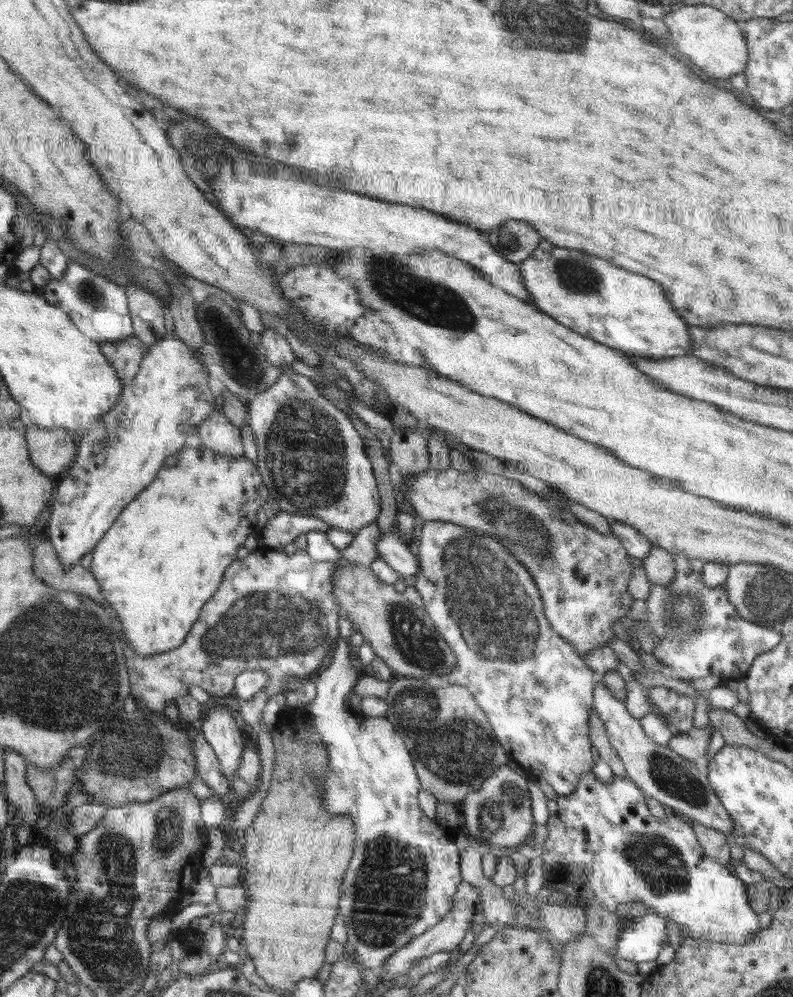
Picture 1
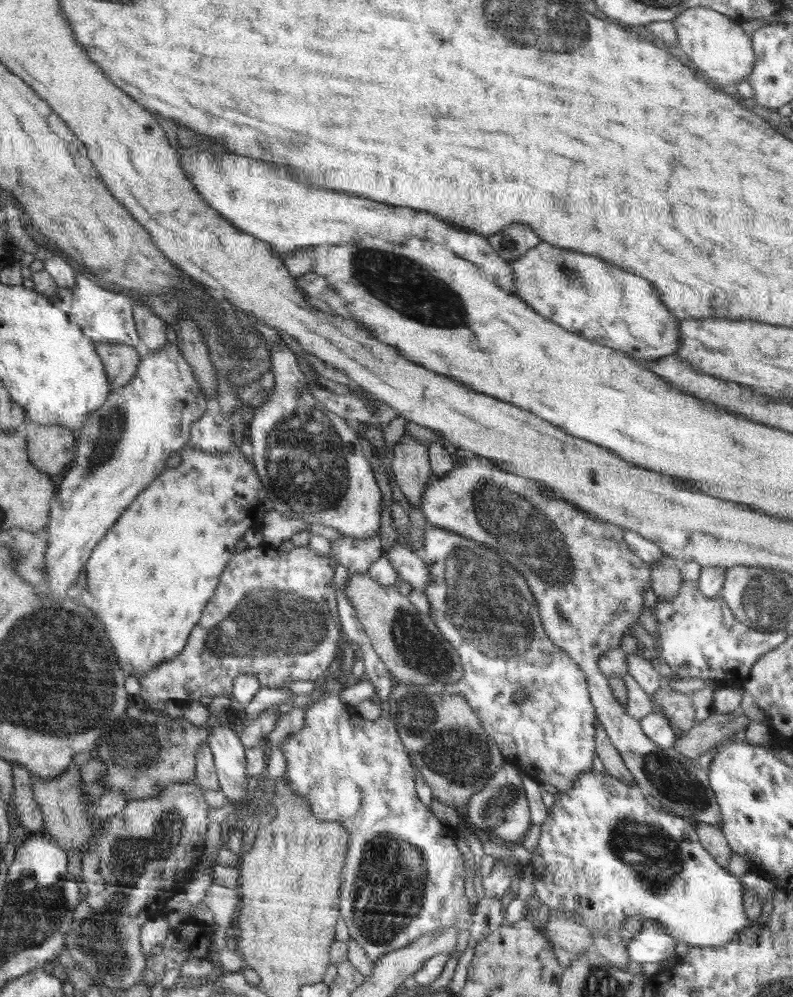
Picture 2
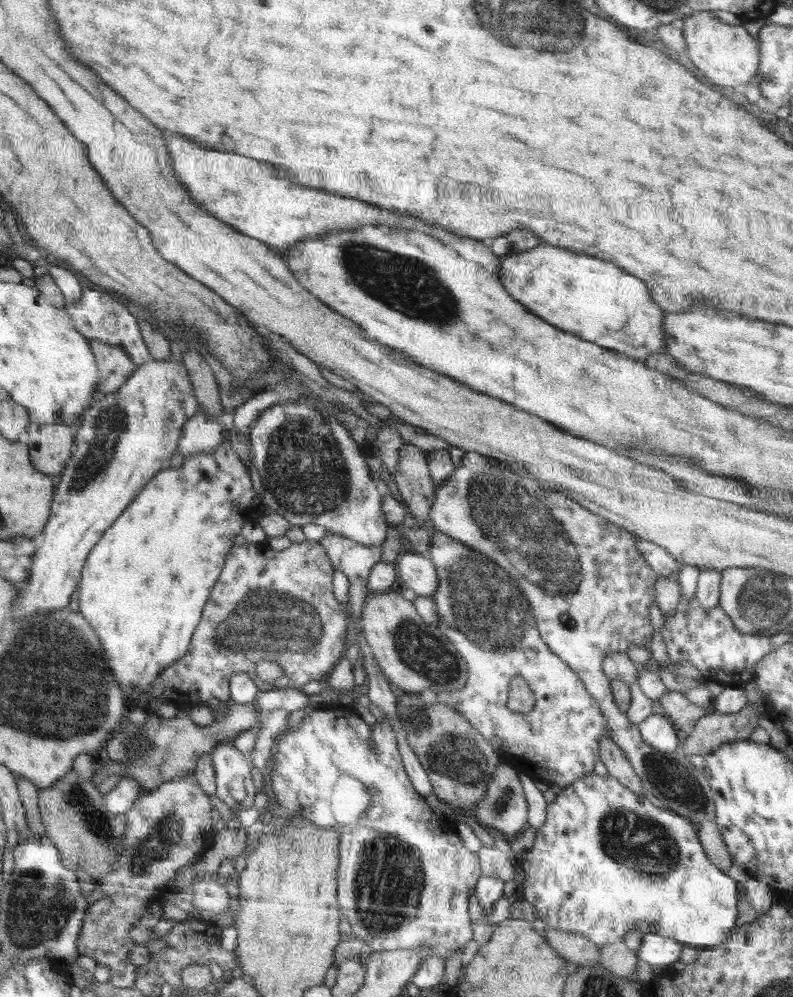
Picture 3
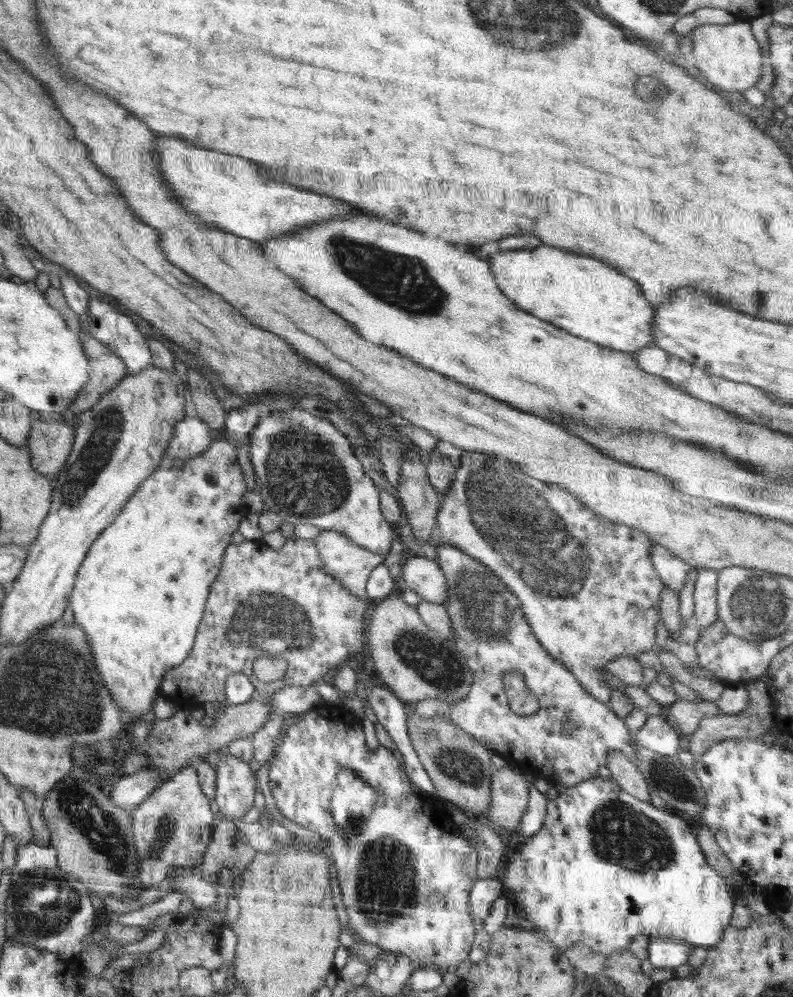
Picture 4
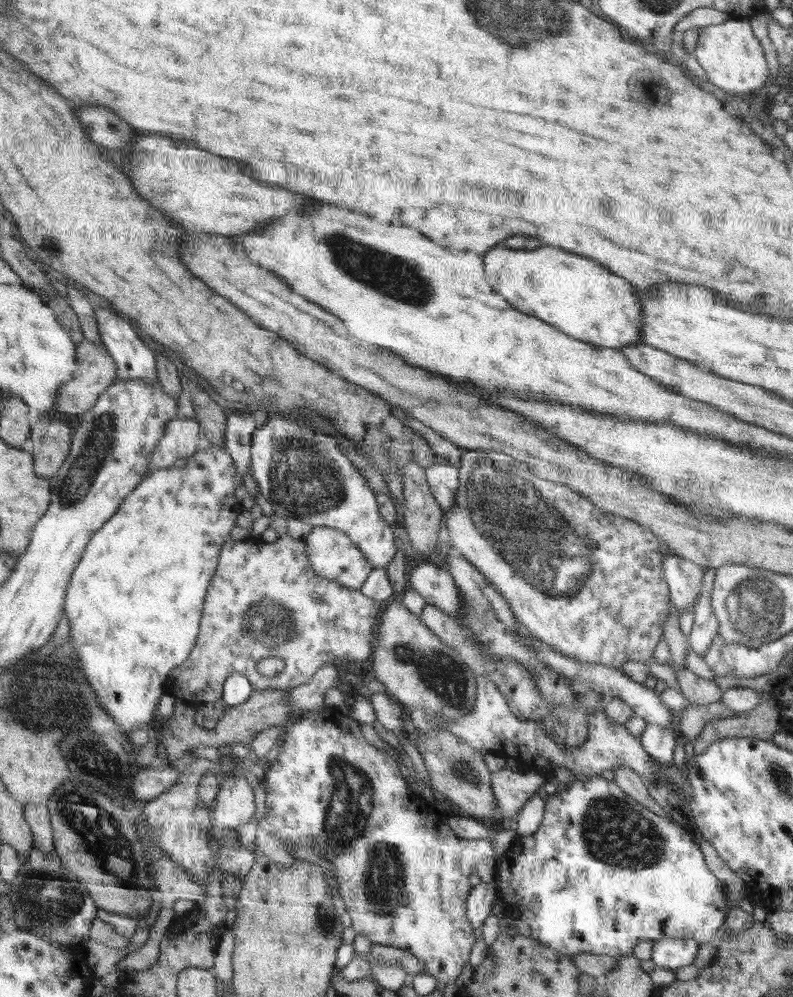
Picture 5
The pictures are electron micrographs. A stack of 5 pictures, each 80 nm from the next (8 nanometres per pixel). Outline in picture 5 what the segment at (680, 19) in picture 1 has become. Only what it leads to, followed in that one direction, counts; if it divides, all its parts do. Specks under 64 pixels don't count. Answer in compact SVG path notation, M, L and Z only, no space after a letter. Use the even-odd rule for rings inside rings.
M729 18L724 23L702 27L698 31L694 56L705 70L705 76L713 86L727 92L741 93L747 97L755 89L760 89L770 74L760 41L752 33L749 18Z

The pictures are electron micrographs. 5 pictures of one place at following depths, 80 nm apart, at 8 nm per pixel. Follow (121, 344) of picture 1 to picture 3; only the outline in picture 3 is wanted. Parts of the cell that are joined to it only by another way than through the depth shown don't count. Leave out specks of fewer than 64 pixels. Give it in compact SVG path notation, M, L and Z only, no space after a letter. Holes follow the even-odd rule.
M90 339L92 352L98 360L100 379L97 380L97 394L92 396L92 402L104 399L118 390L128 377L137 369L128 353L125 353L119 346L103 343Z

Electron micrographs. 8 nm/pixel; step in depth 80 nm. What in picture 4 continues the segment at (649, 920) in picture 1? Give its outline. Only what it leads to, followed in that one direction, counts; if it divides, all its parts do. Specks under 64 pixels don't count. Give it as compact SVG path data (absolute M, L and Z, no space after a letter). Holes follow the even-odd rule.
M650 938L648 962L653 968L677 967L686 964L694 946L675 939Z

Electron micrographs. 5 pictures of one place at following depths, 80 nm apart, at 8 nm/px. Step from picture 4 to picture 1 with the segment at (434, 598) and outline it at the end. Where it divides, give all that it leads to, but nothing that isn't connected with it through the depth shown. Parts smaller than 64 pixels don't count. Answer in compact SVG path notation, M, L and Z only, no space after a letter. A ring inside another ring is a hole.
M396 532L380 535L376 542L379 558L404 578L416 576L420 572L419 560L414 547L403 544Z

